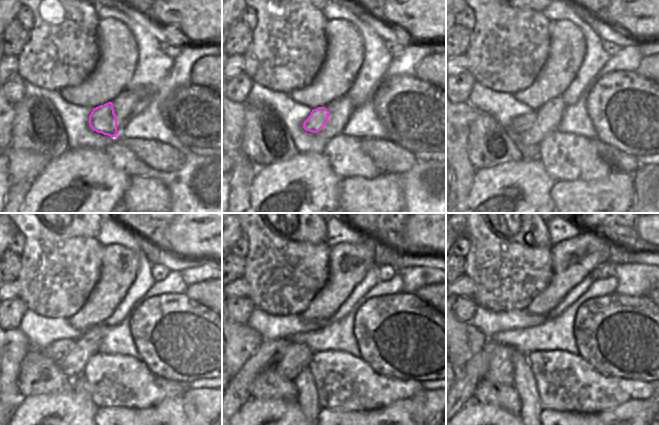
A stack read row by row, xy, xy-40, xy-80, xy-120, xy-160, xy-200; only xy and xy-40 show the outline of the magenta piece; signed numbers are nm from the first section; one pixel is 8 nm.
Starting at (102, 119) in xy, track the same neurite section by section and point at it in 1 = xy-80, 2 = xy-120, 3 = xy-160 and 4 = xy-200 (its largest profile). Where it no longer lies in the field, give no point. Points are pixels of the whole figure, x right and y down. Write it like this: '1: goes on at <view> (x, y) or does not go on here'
1: goes on at xy-80 (522, 122)
2: goes on at xy-120 (56, 350)
3: goes on at xy-160 (263, 357)
4: goes on at xy-200 (467, 378)

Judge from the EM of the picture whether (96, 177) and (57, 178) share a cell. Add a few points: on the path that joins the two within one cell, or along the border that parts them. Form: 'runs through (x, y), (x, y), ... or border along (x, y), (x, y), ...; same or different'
runs through (86, 174), (79, 173), (71, 178), (67, 178); same

